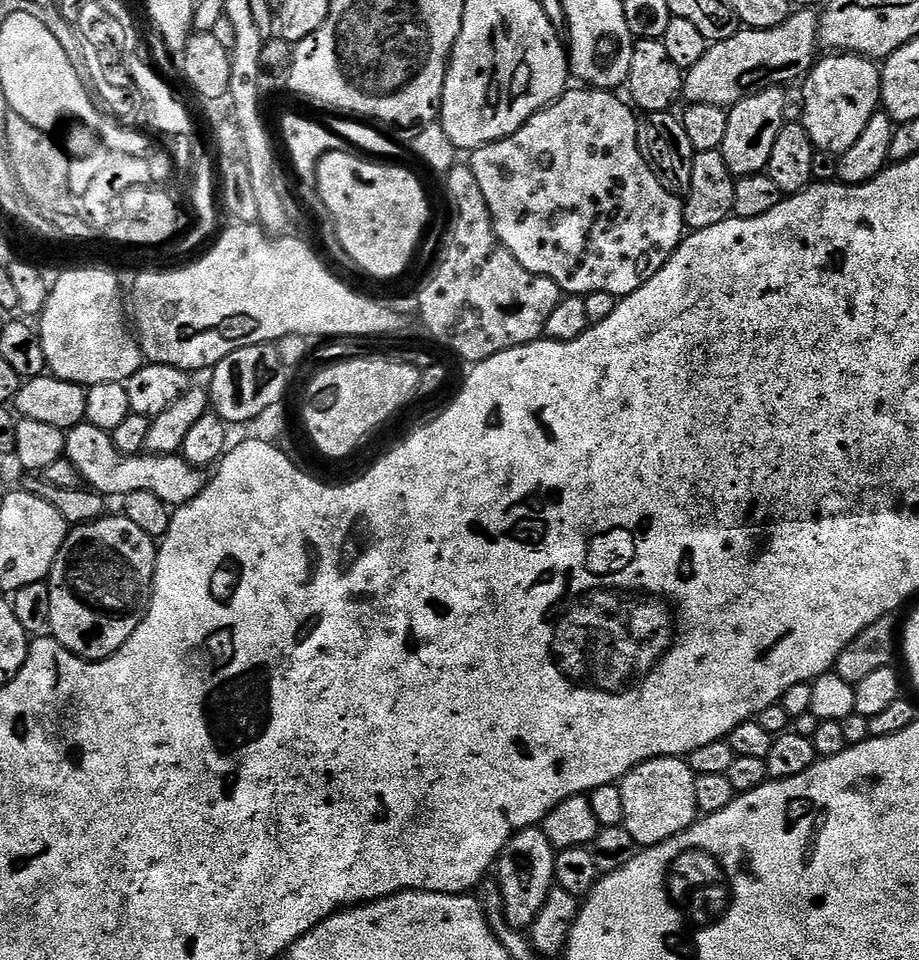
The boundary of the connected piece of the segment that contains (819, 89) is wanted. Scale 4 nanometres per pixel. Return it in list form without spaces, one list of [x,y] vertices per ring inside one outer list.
[[[828,54],[828,57],[817,59],[816,63],[808,69],[806,75],[803,77],[802,85],[804,89],[801,90],[800,96],[804,99],[804,117],[802,117],[802,123],[806,134],[810,134],[810,142],[819,151],[831,152],[833,154],[839,154],[850,150],[850,146],[854,146],[854,142],[858,142],[858,137],[861,136],[862,130],[866,130],[866,122],[870,122],[870,118],[881,107],[880,102],[880,73],[881,69],[878,67],[877,61],[869,60],[867,56],[858,56],[855,54]]]

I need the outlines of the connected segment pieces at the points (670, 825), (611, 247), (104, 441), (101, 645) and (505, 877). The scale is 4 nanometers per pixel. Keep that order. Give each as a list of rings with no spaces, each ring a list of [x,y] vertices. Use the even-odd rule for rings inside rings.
[[[659,756],[653,760],[642,762],[637,768],[631,768],[628,775],[619,781],[622,794],[622,810],[624,811],[623,827],[630,830],[630,838],[641,849],[652,848],[655,844],[666,842],[678,834],[682,834],[690,825],[696,823],[698,813],[694,802],[694,778],[696,773],[688,765],[687,759],[679,756]]]
[[[591,86],[574,88],[565,91],[564,95],[558,97],[553,104],[546,105],[541,112],[535,112],[523,126],[514,130],[514,134],[493,144],[471,149],[470,166],[474,170],[474,178],[478,178],[478,186],[482,186],[482,194],[490,210],[496,237],[502,242],[502,246],[506,246],[506,250],[510,250],[510,254],[514,254],[514,258],[518,258],[518,262],[522,262],[522,266],[526,266],[526,270],[530,270],[530,274],[542,274],[550,278],[564,294],[586,297],[595,292],[605,292],[623,298],[638,291],[646,281],[654,278],[654,274],[658,274],[658,270],[666,266],[668,259],[676,253],[680,241],[686,235],[684,209],[681,201],[668,192],[666,186],[662,186],[662,182],[658,182],[650,166],[646,166],[646,158],[642,158],[638,150],[636,141],[638,116],[633,105],[628,102],[623,104],[616,97],[617,93],[612,90]]]
[[[87,422],[67,429],[64,454],[78,470],[83,483],[105,498],[123,498],[126,494],[134,494],[134,490],[150,490],[150,494],[158,494],[169,506],[179,506],[191,502],[206,483],[205,473],[186,462],[183,455],[127,456],[116,449],[109,433]]]
[[[105,514],[94,522],[75,525],[69,531],[62,550],[58,550],[58,558],[46,581],[50,590],[48,628],[52,639],[84,660],[110,659],[127,642],[130,634],[138,630],[142,618],[148,613],[152,580],[156,576],[157,551],[157,541],[122,514]]]
[[[540,826],[516,832],[500,851],[498,883],[502,890],[504,917],[512,928],[531,929],[534,918],[538,918],[538,910],[542,910],[556,882],[556,853],[557,849],[552,847],[550,838],[546,838]]]

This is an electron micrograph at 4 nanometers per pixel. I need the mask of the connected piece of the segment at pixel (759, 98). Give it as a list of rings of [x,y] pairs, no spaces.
[[[780,86],[761,88],[728,109],[726,138],[722,138],[722,146],[718,150],[722,158],[726,158],[726,166],[730,166],[733,176],[755,176],[767,169],[770,150],[774,150],[774,138],[778,138],[786,123],[784,91]]]

